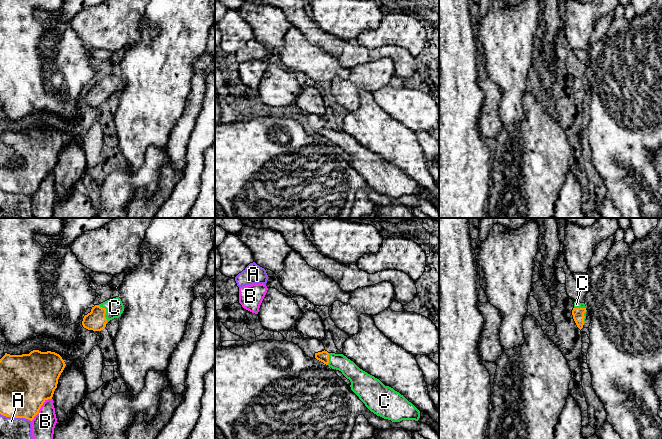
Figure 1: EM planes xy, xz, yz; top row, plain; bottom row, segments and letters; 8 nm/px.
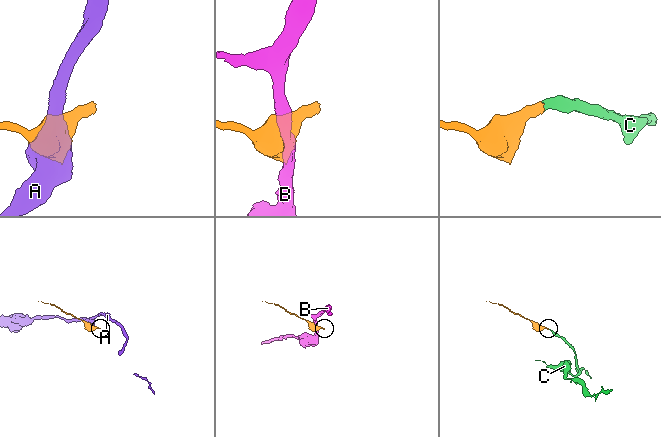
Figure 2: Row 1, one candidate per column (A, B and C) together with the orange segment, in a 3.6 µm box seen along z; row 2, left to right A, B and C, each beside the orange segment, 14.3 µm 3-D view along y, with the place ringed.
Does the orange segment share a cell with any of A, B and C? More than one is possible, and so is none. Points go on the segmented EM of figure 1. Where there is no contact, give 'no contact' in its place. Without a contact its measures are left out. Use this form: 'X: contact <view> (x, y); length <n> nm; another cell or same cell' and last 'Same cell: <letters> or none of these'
A: contact xy (15, 417); length 260 nm; another cell
B: contact xy (40, 407); length 260 nm; another cell
C: contact xy (105, 313); length 170 nm; same cell
Same cell: C

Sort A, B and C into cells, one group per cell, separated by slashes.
A / B / C

